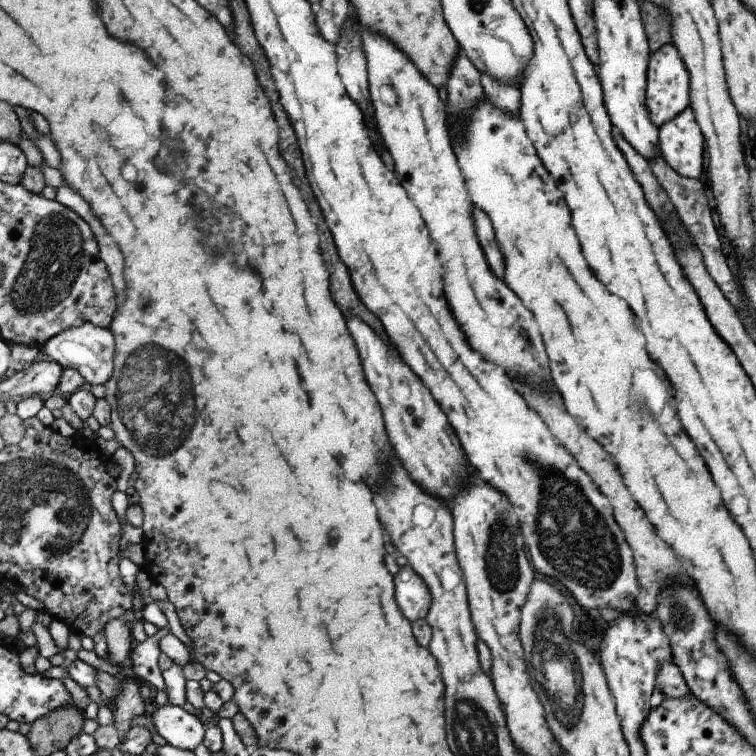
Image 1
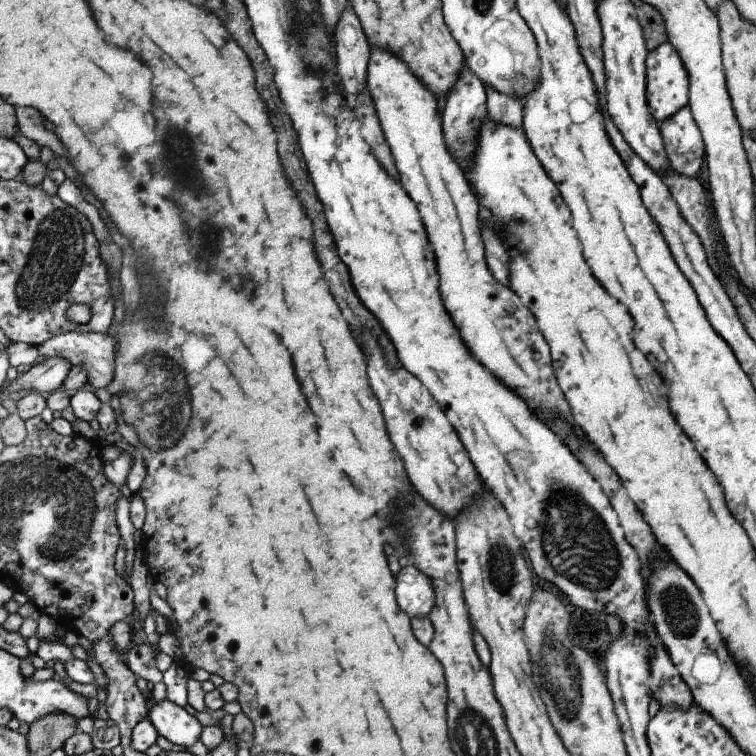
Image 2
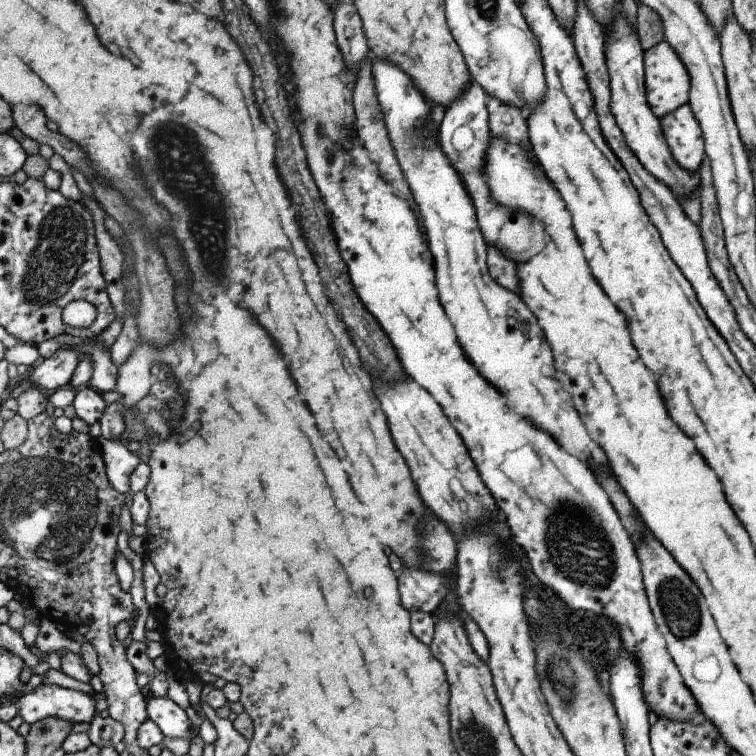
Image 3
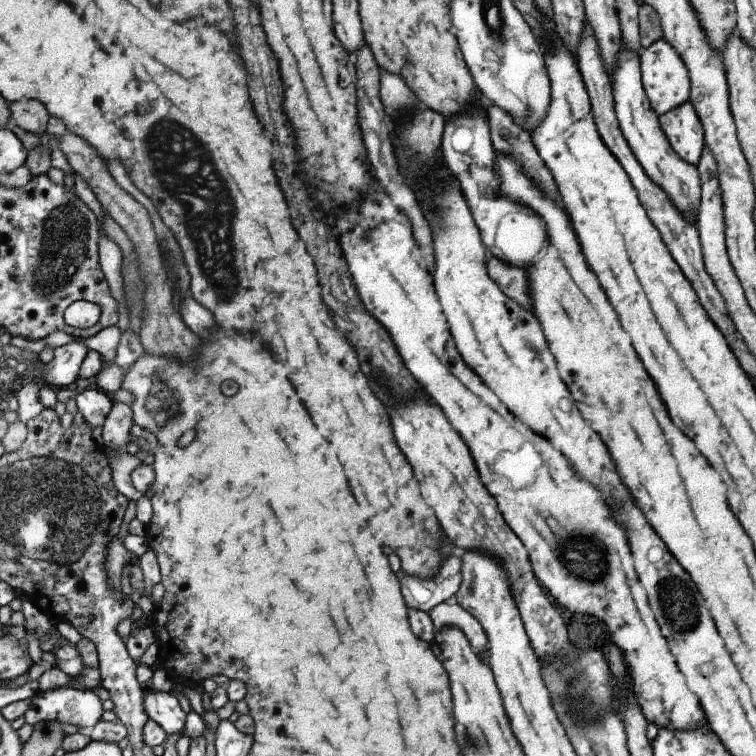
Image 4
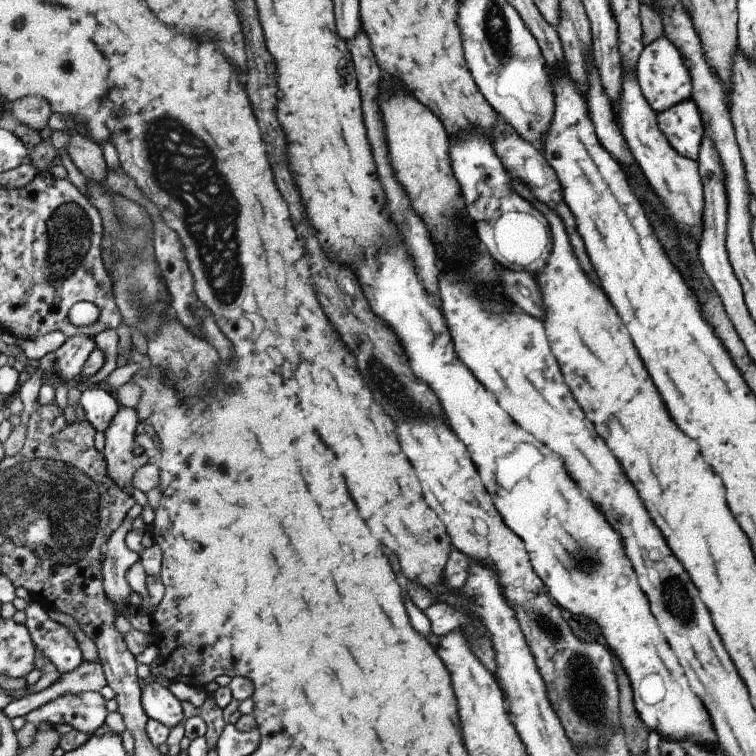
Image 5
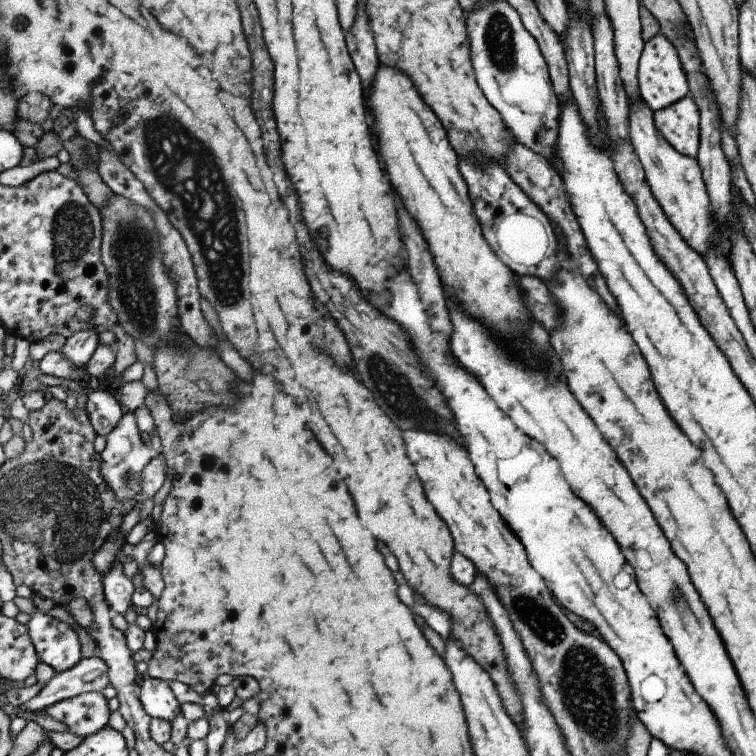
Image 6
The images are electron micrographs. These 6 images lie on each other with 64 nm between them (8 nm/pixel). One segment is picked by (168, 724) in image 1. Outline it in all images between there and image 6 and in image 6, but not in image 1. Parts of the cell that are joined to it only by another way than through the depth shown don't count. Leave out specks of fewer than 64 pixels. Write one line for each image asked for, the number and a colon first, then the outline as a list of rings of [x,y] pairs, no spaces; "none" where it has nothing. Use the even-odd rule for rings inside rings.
2: [[[169,698],[157,702],[151,708],[151,720],[157,726],[161,738],[165,736],[169,742],[185,746],[185,750],[193,748],[201,740],[201,732],[205,730],[205,726],[201,726],[195,716],[191,716],[183,706],[175,704]]]
3: [[[171,696],[149,698],[149,720],[155,720],[167,738],[187,738],[189,742],[197,736],[197,730],[191,728],[189,716]]]
4: [[[149,688],[145,706],[151,720],[157,720],[157,724],[161,724],[169,734],[183,732],[187,712],[183,710],[179,696],[175,696],[173,692],[155,692]]]
5: [[[151,678],[143,686],[143,706],[147,708],[147,714],[151,720],[165,722],[171,730],[177,724],[185,722],[185,708],[183,702],[177,700],[177,696],[157,678]]]
6: [[[147,676],[141,680],[139,690],[143,706],[153,718],[163,718],[173,722],[183,712],[183,704],[179,704],[179,700],[175,698],[169,682]]]

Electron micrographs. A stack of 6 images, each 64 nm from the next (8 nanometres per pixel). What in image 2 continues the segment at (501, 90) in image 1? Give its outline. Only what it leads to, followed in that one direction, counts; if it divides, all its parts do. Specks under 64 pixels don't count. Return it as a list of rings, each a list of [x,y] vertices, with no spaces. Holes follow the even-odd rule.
[[[485,88],[487,94],[487,118],[497,126],[509,126],[519,130],[523,126],[523,102],[511,96],[501,96],[493,88]]]

